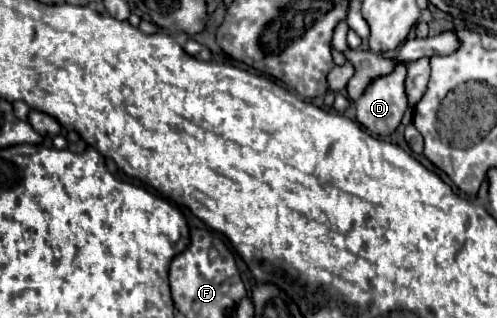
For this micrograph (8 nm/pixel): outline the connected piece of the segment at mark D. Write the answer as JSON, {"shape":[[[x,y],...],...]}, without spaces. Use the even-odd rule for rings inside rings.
{"shape":[[[400,64],[392,74],[374,80],[366,92],[354,102],[356,120],[374,134],[390,136],[400,126],[400,120],[408,108],[404,92],[406,68]]]}

